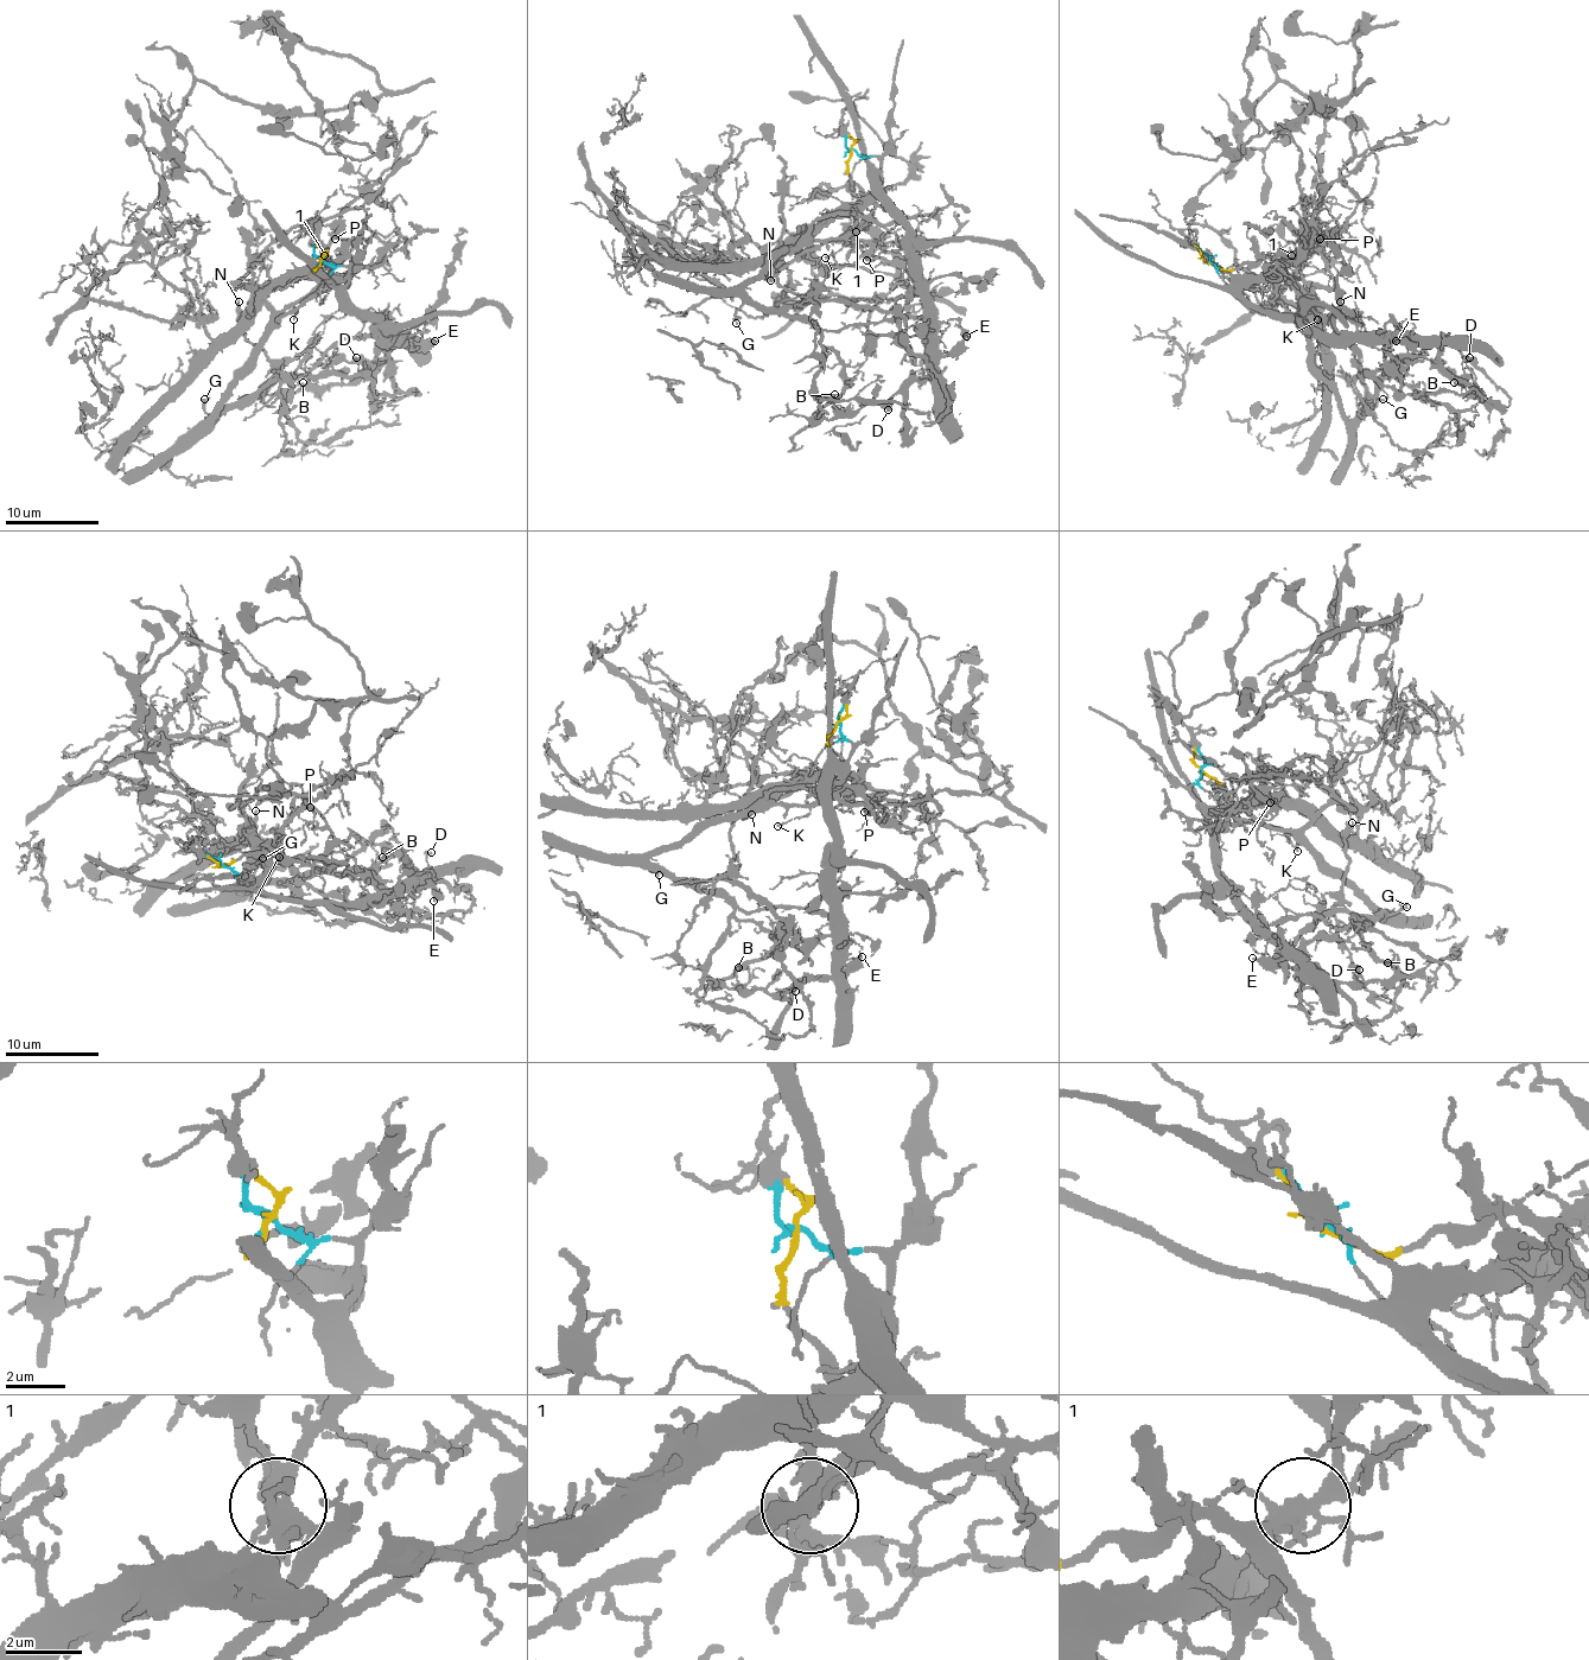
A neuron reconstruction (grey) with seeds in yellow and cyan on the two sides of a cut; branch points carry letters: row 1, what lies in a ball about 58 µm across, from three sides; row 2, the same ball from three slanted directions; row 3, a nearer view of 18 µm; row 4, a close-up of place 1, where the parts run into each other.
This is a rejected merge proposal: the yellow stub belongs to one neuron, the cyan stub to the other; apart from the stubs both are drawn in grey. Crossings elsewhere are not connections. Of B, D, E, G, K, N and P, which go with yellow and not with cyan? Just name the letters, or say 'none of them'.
G, K

